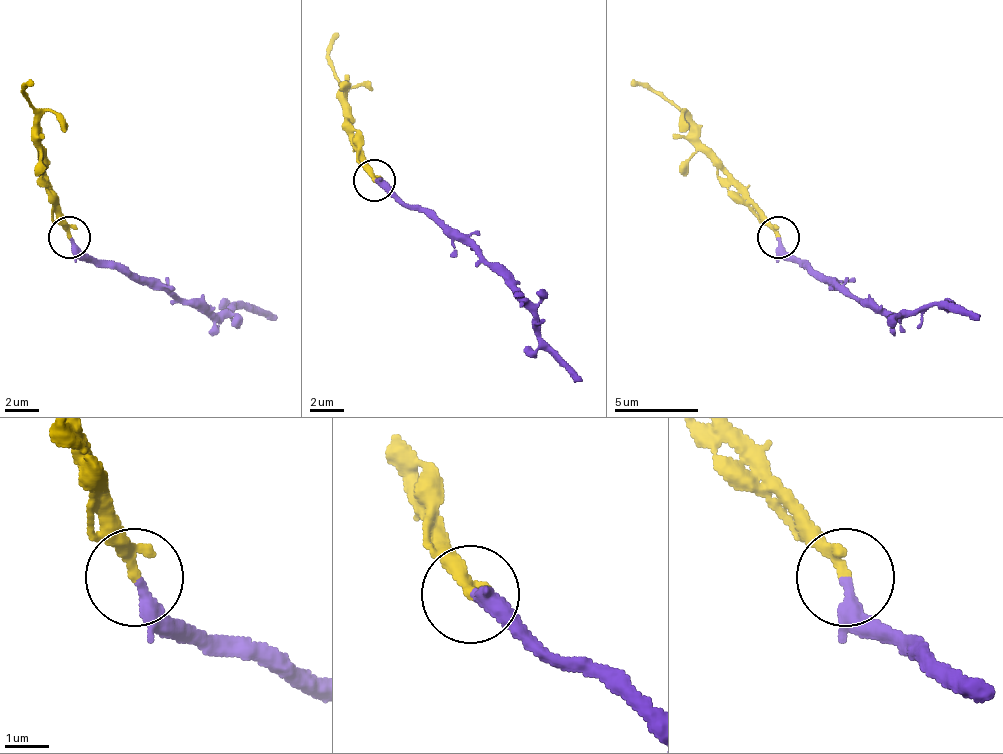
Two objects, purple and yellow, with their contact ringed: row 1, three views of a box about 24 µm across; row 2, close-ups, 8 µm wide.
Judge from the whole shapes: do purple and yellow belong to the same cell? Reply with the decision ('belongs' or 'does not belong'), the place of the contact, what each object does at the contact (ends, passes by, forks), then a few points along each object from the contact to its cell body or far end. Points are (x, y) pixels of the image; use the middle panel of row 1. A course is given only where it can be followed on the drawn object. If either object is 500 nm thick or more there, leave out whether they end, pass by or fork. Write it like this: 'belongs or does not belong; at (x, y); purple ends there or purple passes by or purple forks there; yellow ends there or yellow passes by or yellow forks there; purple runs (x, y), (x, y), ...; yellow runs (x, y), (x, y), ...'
belongs; at (374, 180); purple ends there; yellow ends there; purple runs (375, 181), (409, 206), (434, 211), (506, 282), (527, 308), (535, 333), (581, 379); yellow runs (375, 181), (358, 152), (345, 84), (333, 67), (329, 42), (337, 34)

